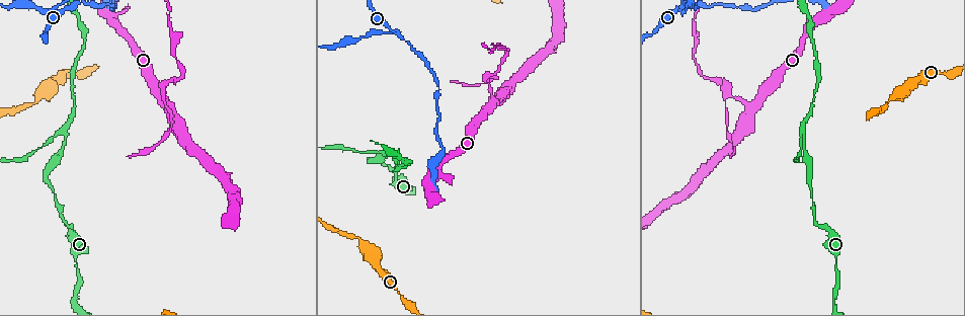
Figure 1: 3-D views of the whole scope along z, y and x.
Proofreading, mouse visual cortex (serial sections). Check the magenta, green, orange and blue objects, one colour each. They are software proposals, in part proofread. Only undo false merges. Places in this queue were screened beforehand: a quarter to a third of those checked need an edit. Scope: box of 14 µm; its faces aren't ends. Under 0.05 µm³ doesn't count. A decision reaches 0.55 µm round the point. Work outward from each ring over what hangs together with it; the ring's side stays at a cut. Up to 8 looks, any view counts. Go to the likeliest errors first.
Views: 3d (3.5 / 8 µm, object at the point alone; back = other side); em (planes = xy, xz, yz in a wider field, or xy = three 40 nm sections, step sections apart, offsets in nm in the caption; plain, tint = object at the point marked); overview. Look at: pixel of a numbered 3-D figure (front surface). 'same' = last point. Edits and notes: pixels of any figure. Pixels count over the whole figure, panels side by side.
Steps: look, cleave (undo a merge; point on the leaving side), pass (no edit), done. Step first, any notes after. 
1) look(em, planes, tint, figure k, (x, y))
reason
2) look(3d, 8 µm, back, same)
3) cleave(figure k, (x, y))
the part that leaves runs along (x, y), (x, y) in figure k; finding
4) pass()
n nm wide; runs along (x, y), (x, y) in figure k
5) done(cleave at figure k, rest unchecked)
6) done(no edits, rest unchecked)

look(3d, 3.5 µm, figure 1, (66, 132))
narrows sharply

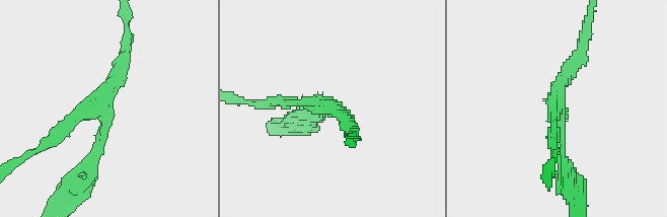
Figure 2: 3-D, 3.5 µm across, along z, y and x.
look(em, xy, step 2, tint, figure 2, (102, 115))
need the tissue

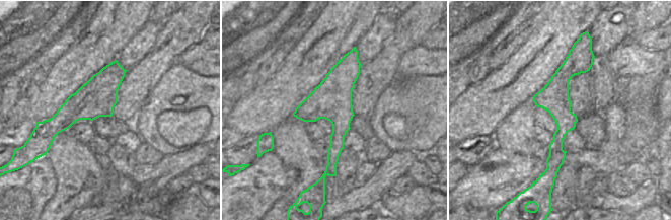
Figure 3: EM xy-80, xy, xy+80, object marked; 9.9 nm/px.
pass()
3 arms; runs along (343, 61), (339, 134), (329, 166) in figure 3; all the same cell

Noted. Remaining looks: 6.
look(3d, 3.5 µm, figure 1, (164, 93))
abrupt turn

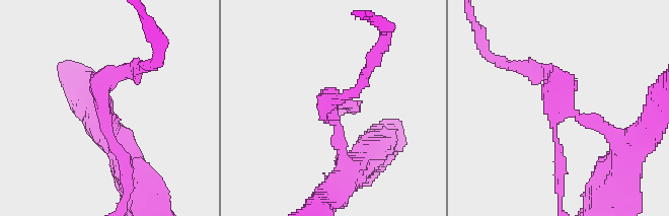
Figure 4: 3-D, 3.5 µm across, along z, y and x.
look(em, planes, tint, figure 4, (564, 104))

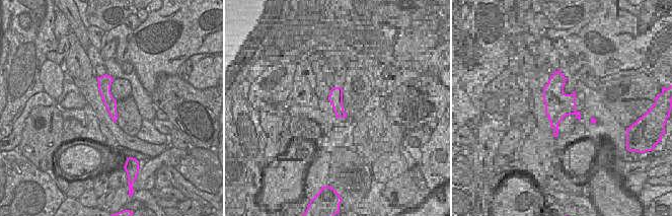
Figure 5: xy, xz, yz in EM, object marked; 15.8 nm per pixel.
cleave(figure 4, (348, 108))
190 nm wide; the part that leaves runs along (333, 120), (326, 98), (349, 96), (370, 65) in figure 4; two cells meet here

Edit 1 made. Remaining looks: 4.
look(3d, 3.5 µm, figure 1, (683, 4))
three-way junction

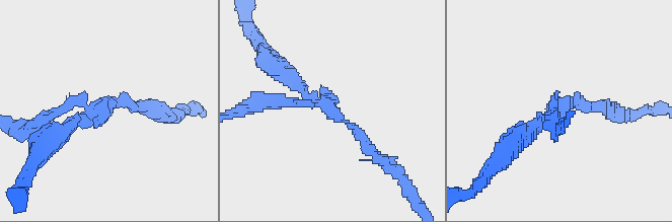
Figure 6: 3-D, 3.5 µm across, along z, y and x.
look(em, xy, step 5, tint, figure 6, (92, 111))
3 arms; arms of 150, 200, 250 nm; need the tissue

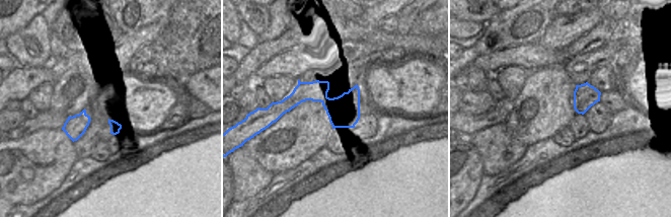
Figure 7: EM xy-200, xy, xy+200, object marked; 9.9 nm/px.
cleave(figure 6, (274, 100))
the part that leaves runs along (312, 102), (259, 102), (247, 108) in figure 6; two cells meet here

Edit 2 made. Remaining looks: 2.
done(cleave at figure 4, cleave at figure 6, rest unchecked)

